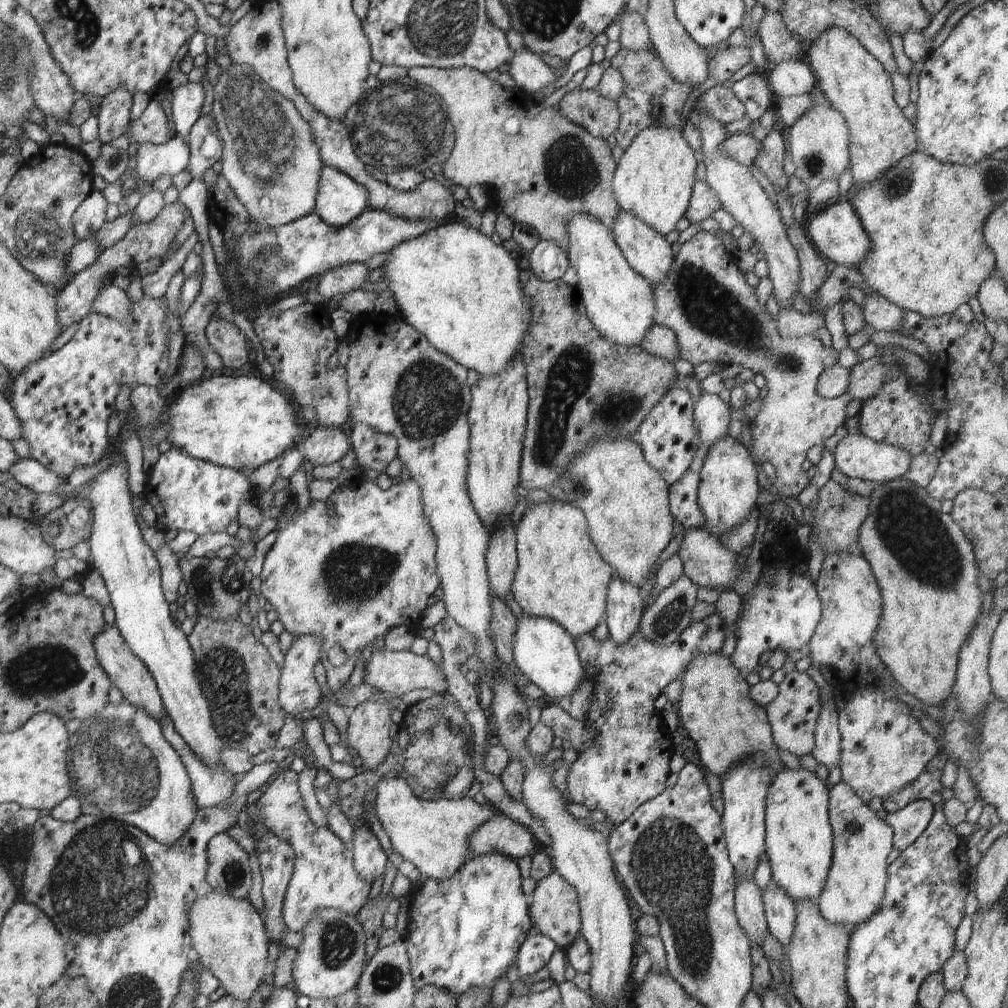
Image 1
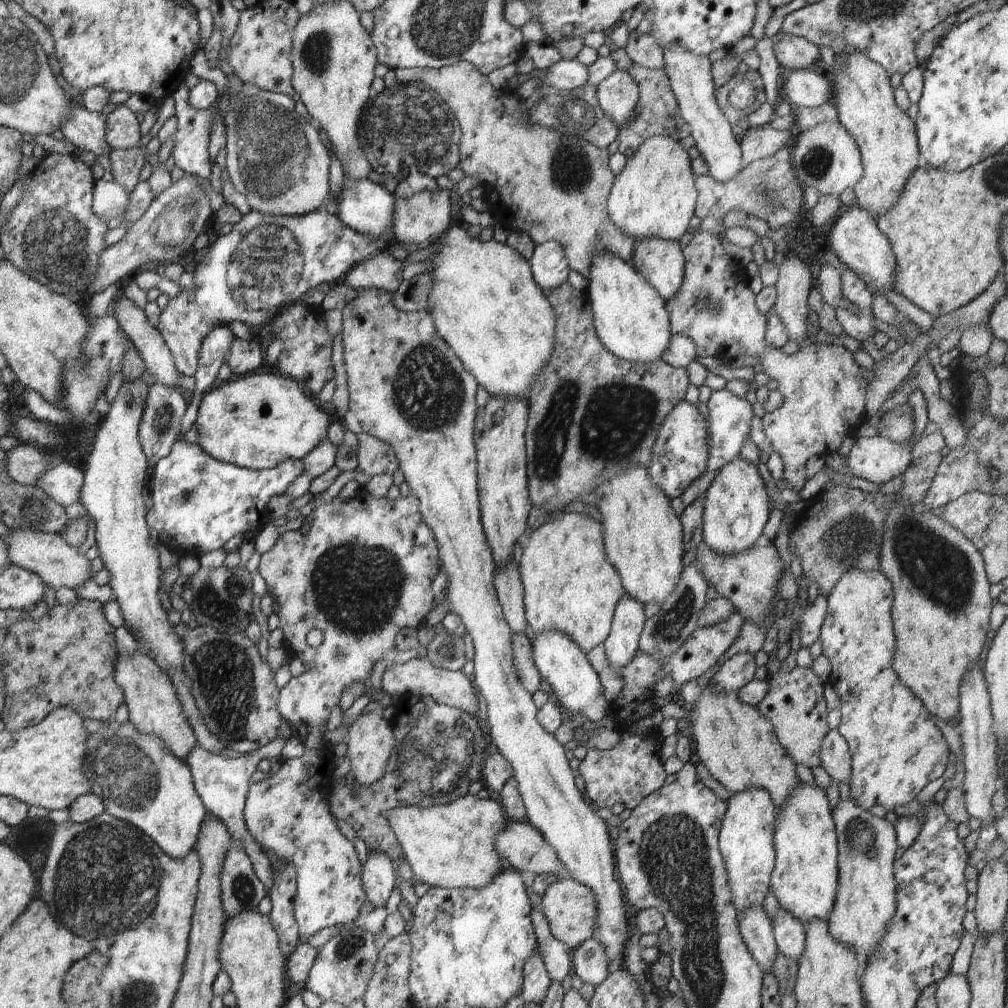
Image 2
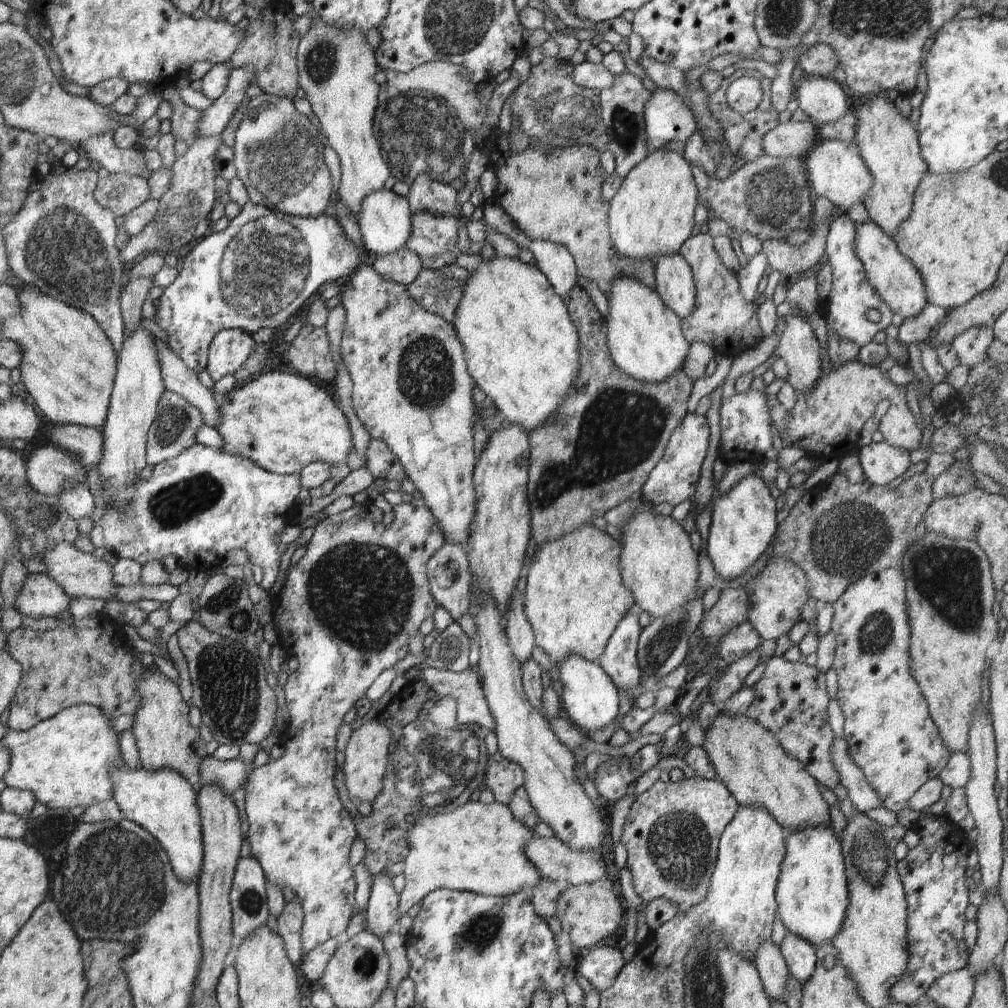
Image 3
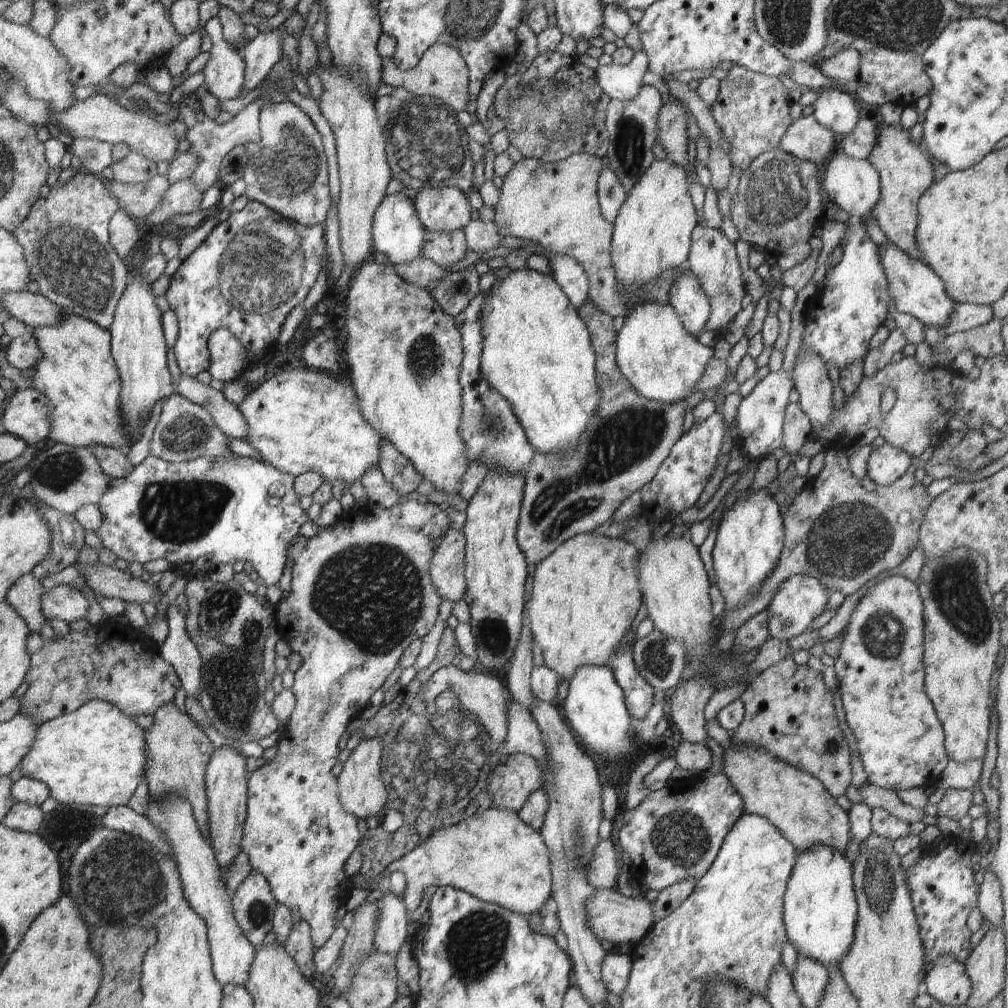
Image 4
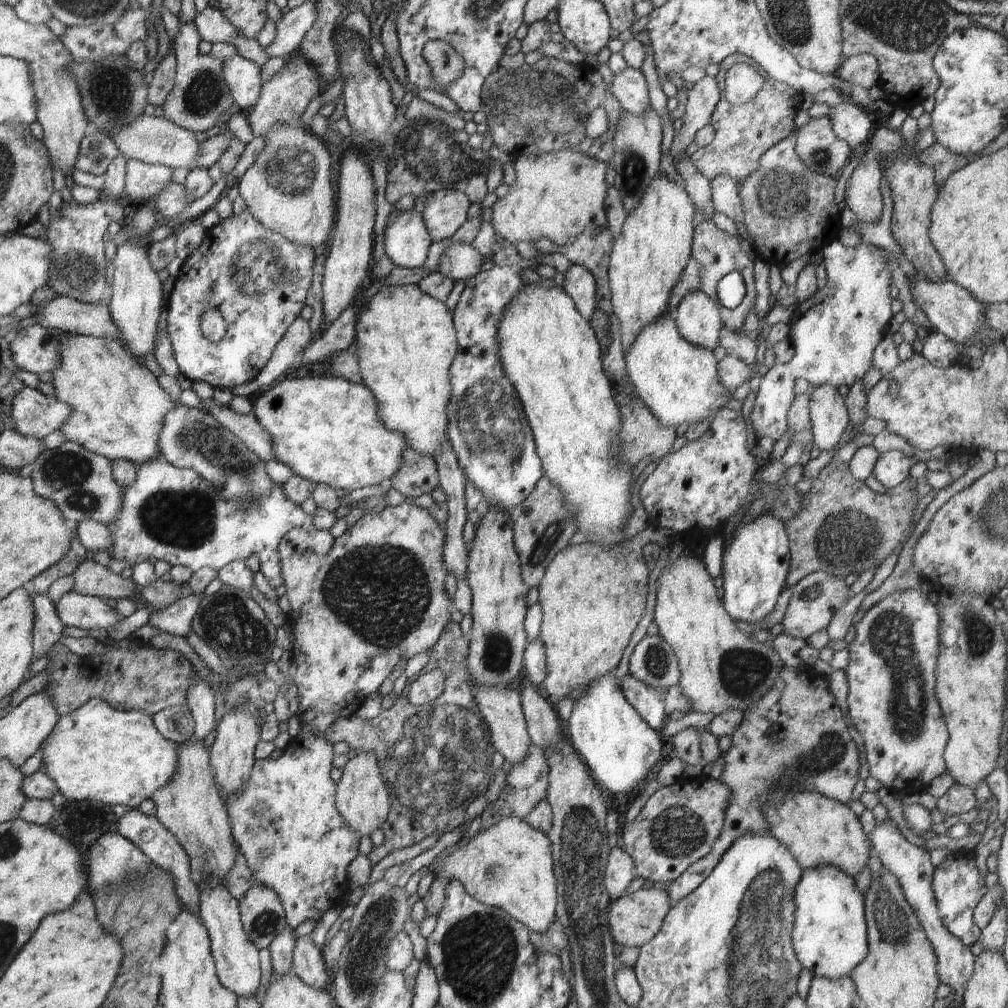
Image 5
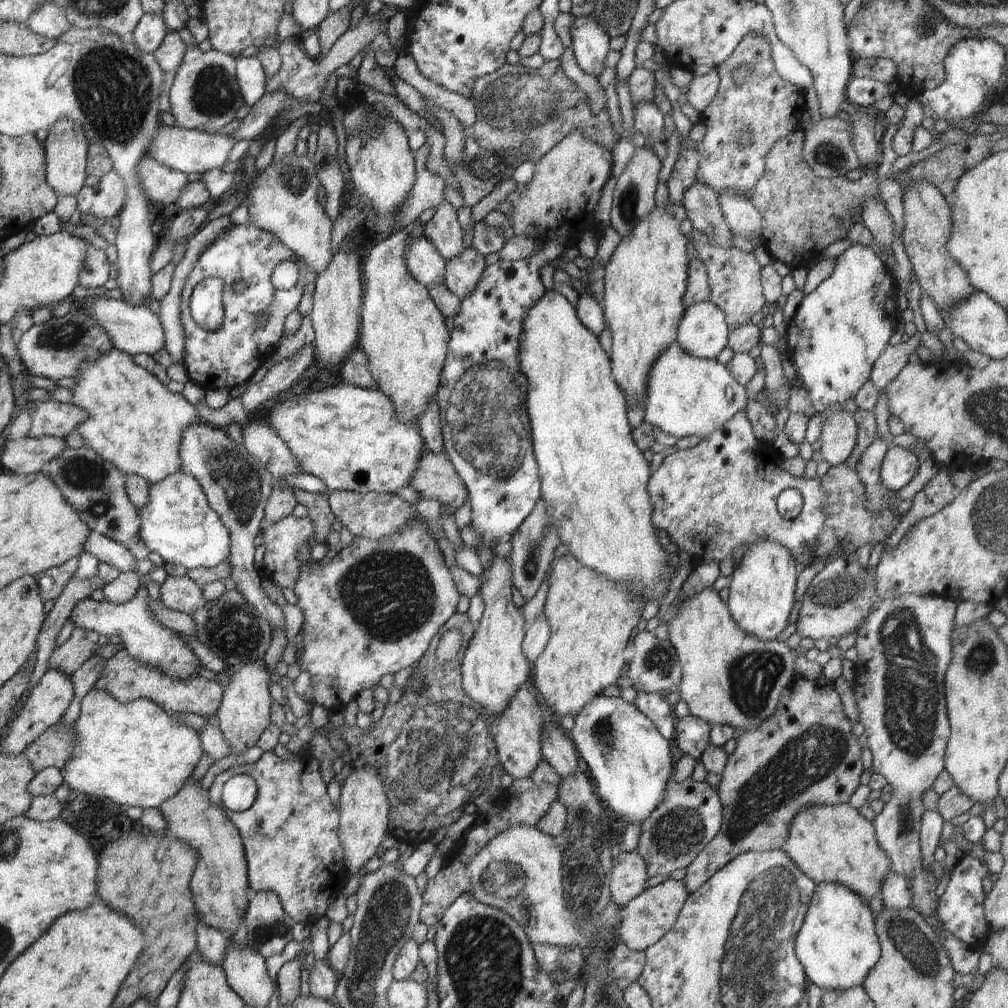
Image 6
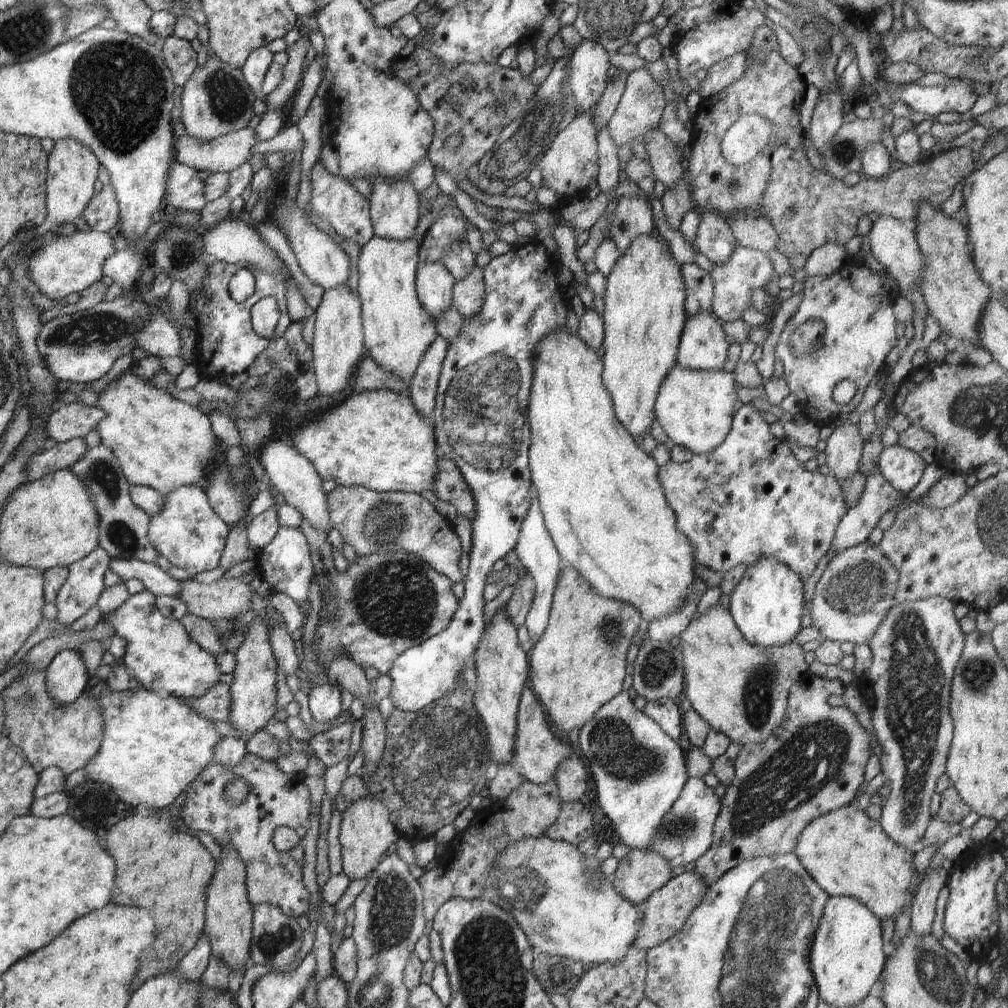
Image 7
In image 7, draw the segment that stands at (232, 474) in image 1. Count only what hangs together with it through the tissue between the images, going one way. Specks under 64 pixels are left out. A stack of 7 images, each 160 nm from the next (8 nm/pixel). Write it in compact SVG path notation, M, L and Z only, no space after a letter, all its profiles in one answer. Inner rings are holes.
M186 485L164 495L162 510L157 515L151 516L149 523L149 543L172 566L185 570L192 577L198 572L212 570L219 566L219 560L221 559L227 536L231 531L229 526L214 512L202 486L198 485ZM279 527L273 539L259 549L258 574L268 582L274 598L284 593L297 602L298 606L300 602L306 602L306 607L309 608L308 588L315 574L315 568L311 559L310 545L300 528Z

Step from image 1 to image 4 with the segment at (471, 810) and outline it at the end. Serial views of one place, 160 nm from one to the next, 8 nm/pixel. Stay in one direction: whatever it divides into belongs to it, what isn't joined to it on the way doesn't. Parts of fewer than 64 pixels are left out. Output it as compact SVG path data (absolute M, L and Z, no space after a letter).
M488 808L480 814L465 816L458 824L438 828L434 830L426 842L422 842L415 847L412 852L403 858L392 862L390 866L382 872L383 878L394 872L404 872L406 876L406 888L404 899L408 912L413 912L419 908L423 898L423 891L430 886L439 887L450 886L456 890L468 892L471 896L482 900L482 902L492 903L510 912L516 912L520 916L528 918L532 912L540 912L542 906L552 897L552 874L550 866L549 851L544 844L544 840L538 831L527 826L517 813L512 810L498 808Z

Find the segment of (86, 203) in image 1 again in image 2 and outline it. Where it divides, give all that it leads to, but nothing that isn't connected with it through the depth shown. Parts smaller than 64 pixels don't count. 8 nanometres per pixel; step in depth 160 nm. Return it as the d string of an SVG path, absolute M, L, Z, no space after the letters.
M95 181L92 212L105 223L120 216L127 208L129 194L116 182Z

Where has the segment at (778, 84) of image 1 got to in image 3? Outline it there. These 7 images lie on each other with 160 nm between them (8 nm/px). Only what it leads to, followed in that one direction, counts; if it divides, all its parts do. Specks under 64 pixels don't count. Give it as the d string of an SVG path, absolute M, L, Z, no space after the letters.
M804 76L798 83L794 99L815 125L841 119L851 110L849 97L834 78Z

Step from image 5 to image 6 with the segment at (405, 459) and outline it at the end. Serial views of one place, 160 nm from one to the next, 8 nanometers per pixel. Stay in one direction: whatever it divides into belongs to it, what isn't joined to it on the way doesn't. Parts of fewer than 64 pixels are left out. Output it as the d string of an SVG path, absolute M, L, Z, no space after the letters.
M426 448L418 458L417 467L411 474L409 480L410 488L414 488L419 494L420 499L434 499L441 505L460 508L461 504L468 501L469 494L462 479L458 476L454 466L444 453L434 454Z

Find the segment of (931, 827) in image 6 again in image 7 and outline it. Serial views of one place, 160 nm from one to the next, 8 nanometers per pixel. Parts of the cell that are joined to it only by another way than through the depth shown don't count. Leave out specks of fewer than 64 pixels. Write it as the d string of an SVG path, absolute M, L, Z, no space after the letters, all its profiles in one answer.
M929 868L914 894L911 904L911 928L915 935L931 934L938 892L947 884L949 871Z

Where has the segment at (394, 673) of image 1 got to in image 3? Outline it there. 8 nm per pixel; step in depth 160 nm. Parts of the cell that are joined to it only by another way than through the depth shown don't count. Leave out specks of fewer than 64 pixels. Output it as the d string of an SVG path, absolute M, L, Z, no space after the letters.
M432 667L420 668L418 672L414 668L408 670L406 677L410 681L421 679L427 687L430 687L441 699L450 697L457 704L457 719L461 723L469 725L479 724L487 732L495 730L494 717L491 715L488 703L486 702L479 674L475 668L468 668L462 672L452 672L451 670L438 670Z

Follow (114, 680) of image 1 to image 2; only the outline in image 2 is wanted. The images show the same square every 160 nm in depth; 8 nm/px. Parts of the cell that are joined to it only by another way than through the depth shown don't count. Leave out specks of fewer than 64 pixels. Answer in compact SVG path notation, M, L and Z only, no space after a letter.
M137 650L130 656L118 653L113 675L125 694L124 703L128 706L132 724L141 733L161 738L166 748L185 762L187 754L197 742L188 719L183 715L172 679L148 655Z

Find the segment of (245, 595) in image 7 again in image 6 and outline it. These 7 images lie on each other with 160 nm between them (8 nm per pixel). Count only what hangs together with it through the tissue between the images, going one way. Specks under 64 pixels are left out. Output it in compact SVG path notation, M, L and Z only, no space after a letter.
M186 575L183 577L166 577L161 584L159 601L170 610L191 615L206 600L202 589Z

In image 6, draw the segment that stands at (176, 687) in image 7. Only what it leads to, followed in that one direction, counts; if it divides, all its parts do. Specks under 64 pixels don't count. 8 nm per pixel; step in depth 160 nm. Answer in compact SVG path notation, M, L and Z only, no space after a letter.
M140 587L136 596L126 604L117 605L108 601L94 601L87 598L76 603L69 620L75 627L94 631L104 635L116 634L122 639L123 649L128 651L137 661L154 665L161 668L169 677L185 679L198 675L200 661L179 636L155 619L149 609L150 596L146 587Z

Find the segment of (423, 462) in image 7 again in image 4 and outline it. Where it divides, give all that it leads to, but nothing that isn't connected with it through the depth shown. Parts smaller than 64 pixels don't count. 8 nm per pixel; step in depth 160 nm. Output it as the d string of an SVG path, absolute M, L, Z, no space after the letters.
M282 368L247 394L237 408L248 424L248 434L244 440L262 454L264 463L274 466L280 472L292 474L295 478L306 472L316 472L329 483L336 480L347 483L348 491L341 497L340 504L344 514L348 515L357 507L350 488L354 482L362 480L369 466L378 466L382 436L378 436L378 432L362 416L352 384L342 384L340 381L338 376L312 372L307 368Z

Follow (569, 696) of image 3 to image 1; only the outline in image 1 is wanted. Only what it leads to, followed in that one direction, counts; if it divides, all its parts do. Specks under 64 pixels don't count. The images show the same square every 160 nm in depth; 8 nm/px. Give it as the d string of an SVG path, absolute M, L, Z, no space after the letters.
M522 615L515 624L511 642L513 659L519 671L530 683L534 683L551 702L560 701L563 696L572 694L584 678L583 668L574 644L574 638L556 621L548 617Z

